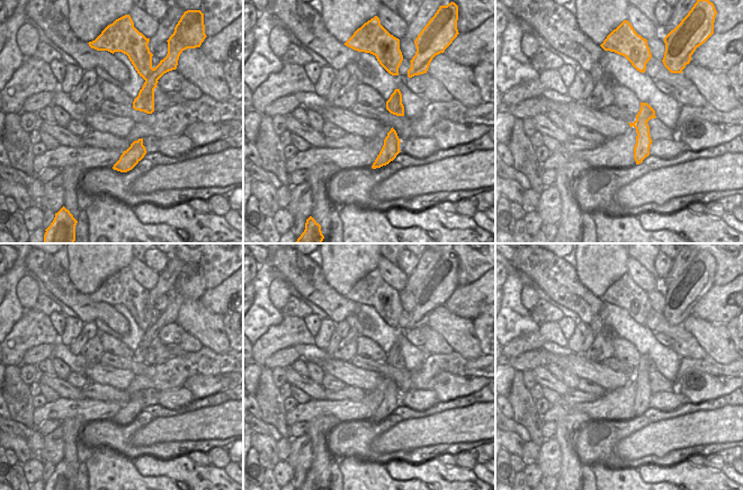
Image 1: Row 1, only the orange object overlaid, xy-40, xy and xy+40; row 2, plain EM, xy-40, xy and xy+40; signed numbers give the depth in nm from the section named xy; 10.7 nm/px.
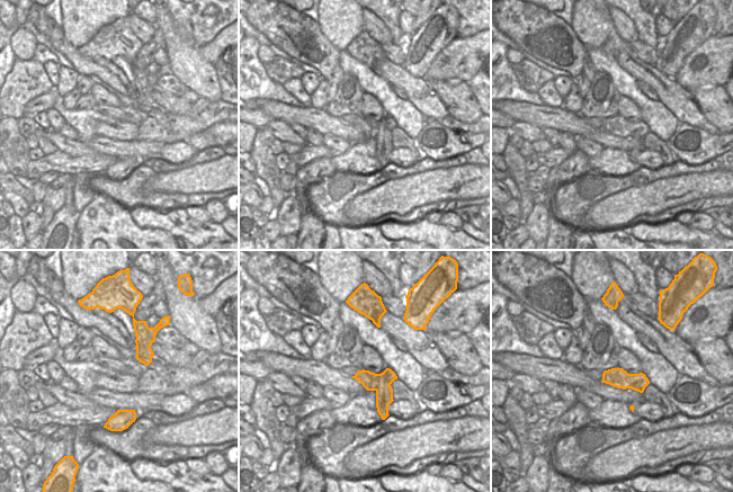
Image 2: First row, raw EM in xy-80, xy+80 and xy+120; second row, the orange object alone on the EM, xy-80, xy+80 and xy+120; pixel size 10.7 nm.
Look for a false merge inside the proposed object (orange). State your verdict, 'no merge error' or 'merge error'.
merge error

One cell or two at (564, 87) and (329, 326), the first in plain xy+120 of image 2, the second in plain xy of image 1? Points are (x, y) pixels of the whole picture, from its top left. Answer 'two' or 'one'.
two

